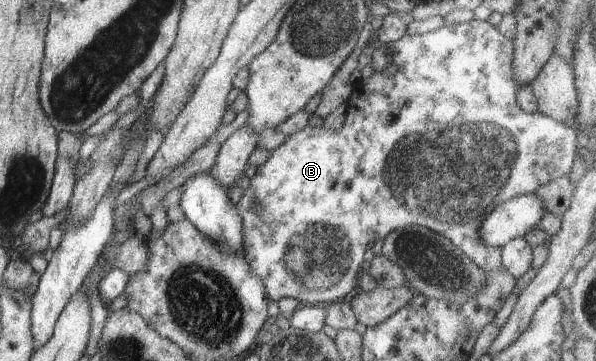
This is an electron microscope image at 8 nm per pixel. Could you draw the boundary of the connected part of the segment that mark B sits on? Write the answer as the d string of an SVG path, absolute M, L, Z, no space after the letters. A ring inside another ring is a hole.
M474 18L462 24L458 23L451 26L443 26L439 30L424 33L422 35L403 35L398 41L392 43L381 44L376 42L376 49L372 53L372 63L370 65L374 71L367 80L362 80L363 88L362 90L359 88L359 92L357 92L359 96L351 96L351 98L347 98L347 100L345 100L345 103L349 109L346 112L346 121L342 128L338 131L329 131L323 127L311 127L311 125L307 125L305 128L303 128L303 130L289 135L286 138L286 141L272 152L272 155L267 159L267 162L263 163L263 166L260 166L256 170L255 176L250 180L250 186L245 190L239 203L236 204L237 210L241 215L242 233L244 234L244 259L251 267L251 270L263 281L268 298L279 301L281 298L288 296L289 298L295 298L295 300L298 300L300 305L327 305L334 303L335 301L343 301L343 298L345 298L347 294L351 294L351 292L353 292L353 290L359 286L359 276L361 271L366 267L363 254L365 254L367 246L369 246L369 242L379 243L390 232L393 232L393 230L411 225L425 227L426 229L436 232L437 236L443 235L445 238L448 238L457 248L460 248L472 260L473 263L479 266L479 268L482 268L484 271L494 271L503 268L500 247L489 246L480 239L479 229L481 223L488 217L488 215L491 214L491 211L496 206L503 204L506 200L521 195L533 194L540 186L547 184L550 180L555 180L556 178L561 178L562 176L569 176L571 168L573 168L573 164L575 164L578 137L573 122L562 122L539 112L527 113L519 107L515 101L515 96L519 86L521 85L519 85L514 79L514 67L512 66L514 50L514 43L503 36L497 26L491 25L487 20L480 21L479 19ZM389 64L395 64L395 66L397 66L395 76L386 76L383 74L383 72L381 72L381 70L385 70Z

